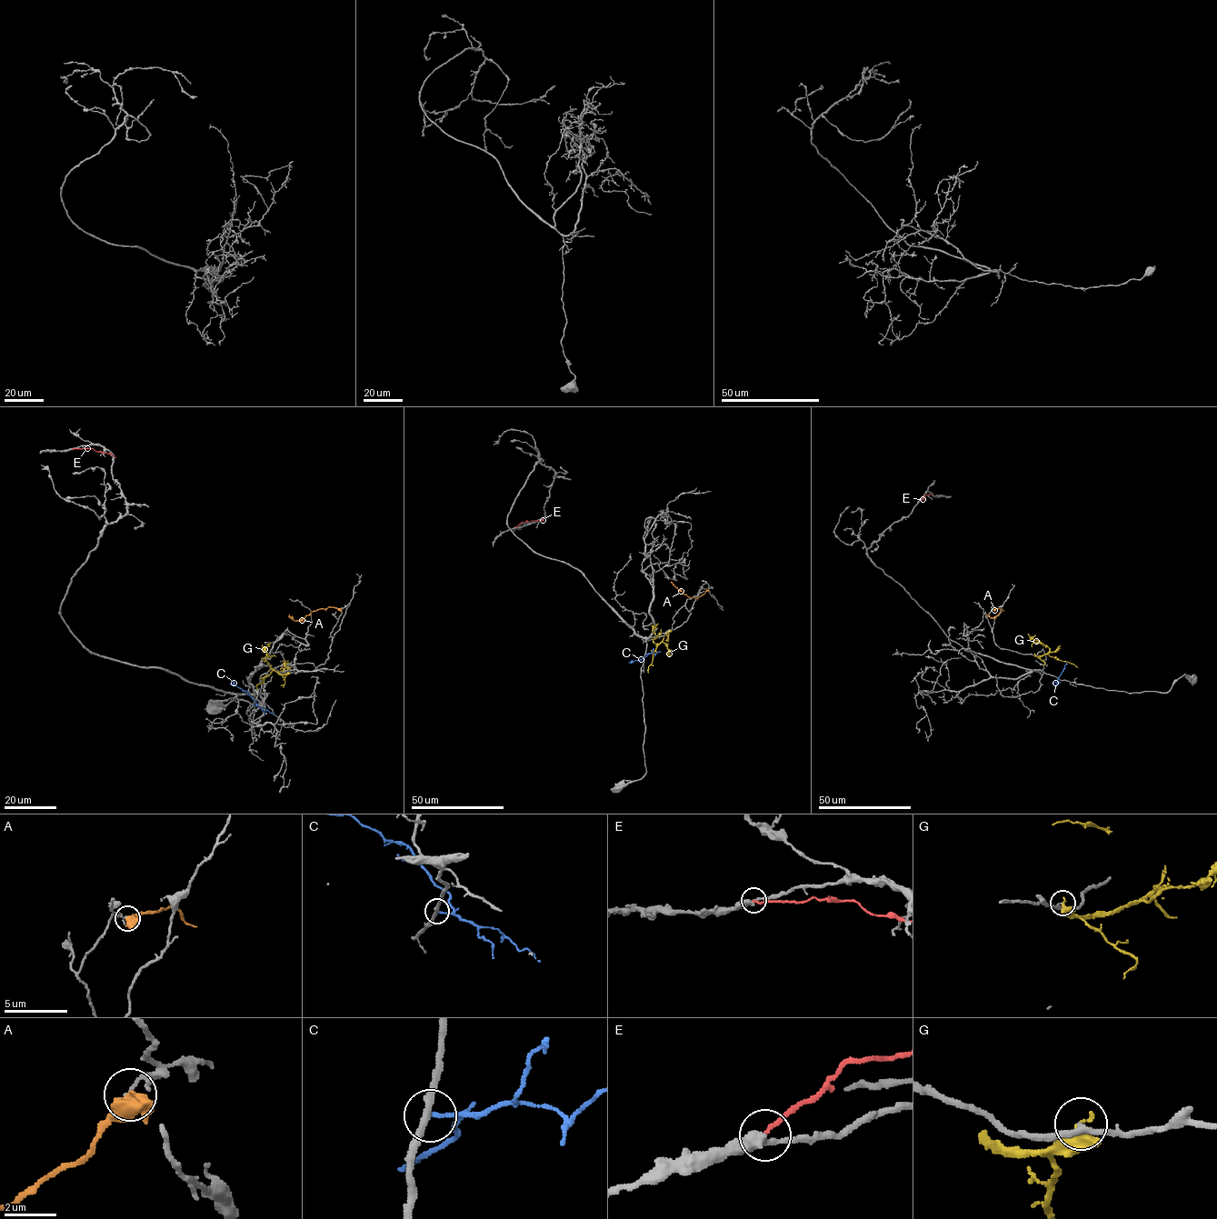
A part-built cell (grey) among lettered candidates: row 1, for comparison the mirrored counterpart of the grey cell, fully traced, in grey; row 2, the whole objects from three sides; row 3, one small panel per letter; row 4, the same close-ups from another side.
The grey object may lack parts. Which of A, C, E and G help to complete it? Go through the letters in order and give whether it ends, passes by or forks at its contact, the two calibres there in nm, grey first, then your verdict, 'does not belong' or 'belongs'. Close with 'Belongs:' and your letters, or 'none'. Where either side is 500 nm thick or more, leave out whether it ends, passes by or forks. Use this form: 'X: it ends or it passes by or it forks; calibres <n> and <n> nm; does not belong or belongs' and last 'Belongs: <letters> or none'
A: calibres 120 and 750 nm; does not belong
C: it ends; calibres 260 and 140 nm; does not belong
E: it ends; calibres 360 and 180 nm; does not belong
G: calibres 200 and 500 nm; does not belong
Belongs: none

